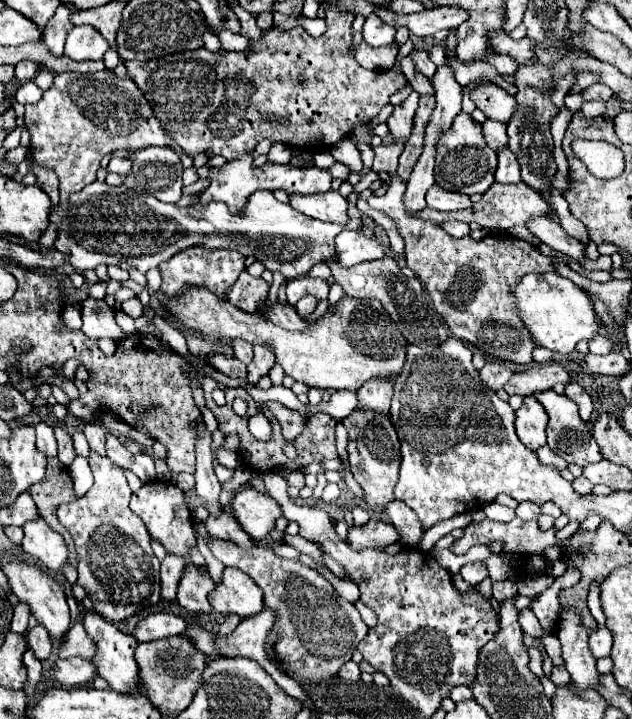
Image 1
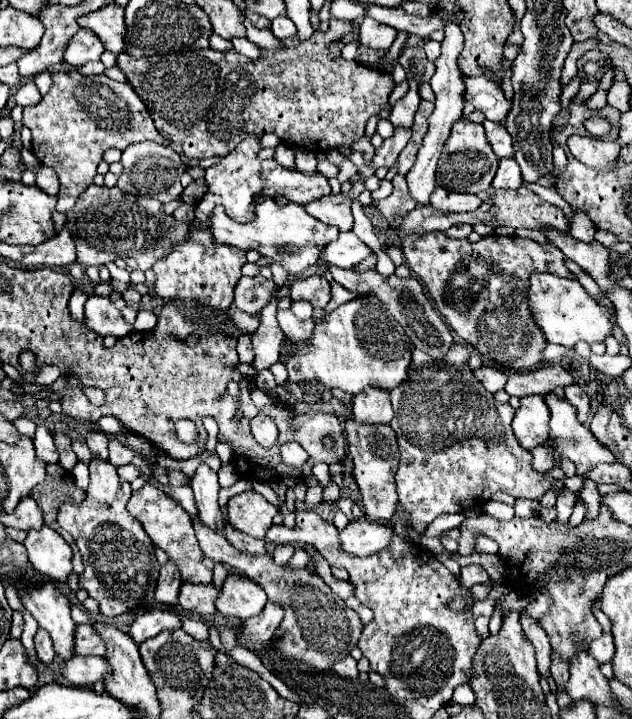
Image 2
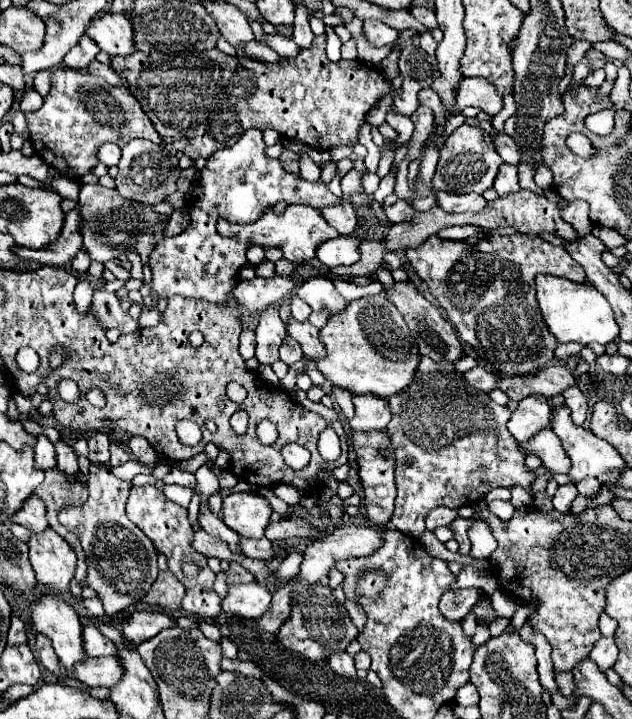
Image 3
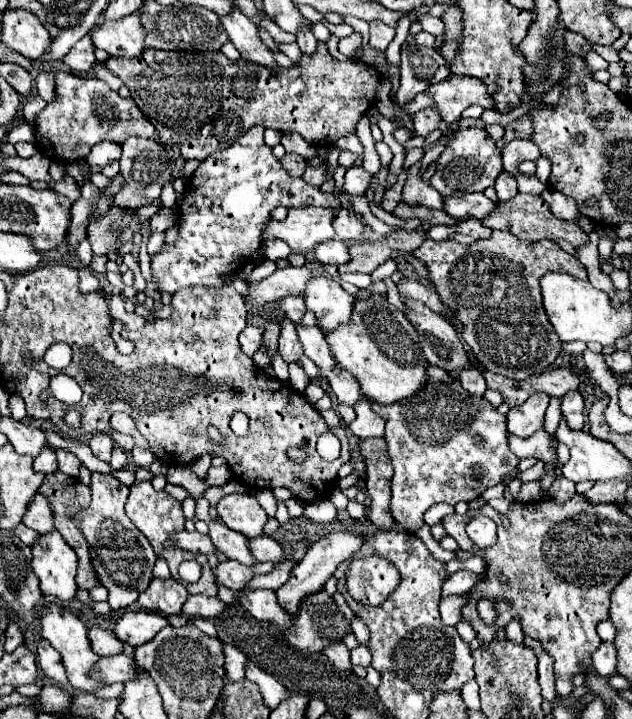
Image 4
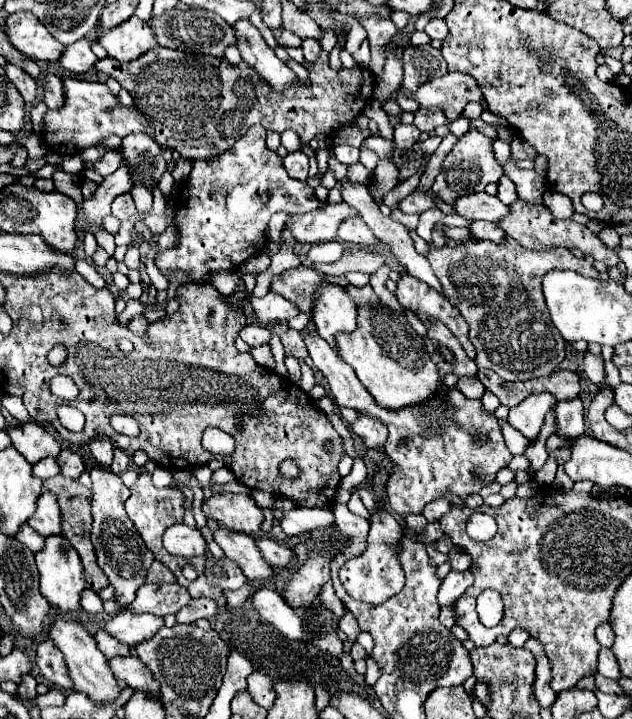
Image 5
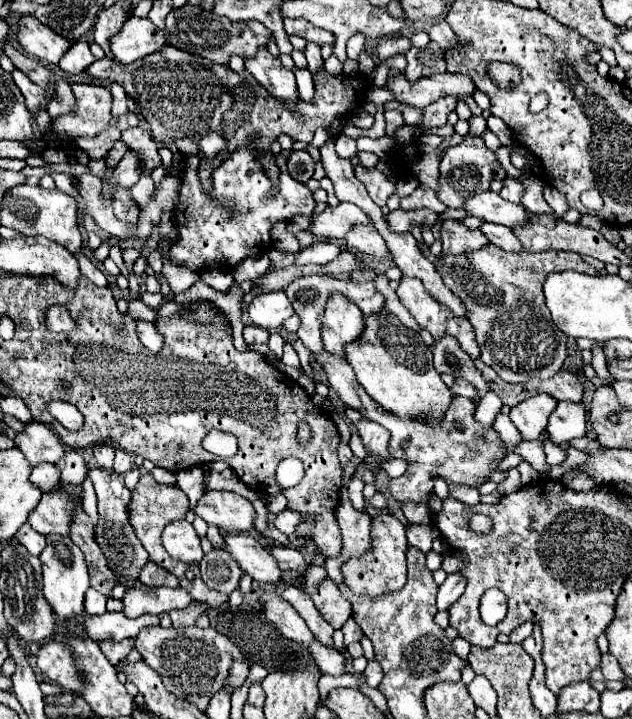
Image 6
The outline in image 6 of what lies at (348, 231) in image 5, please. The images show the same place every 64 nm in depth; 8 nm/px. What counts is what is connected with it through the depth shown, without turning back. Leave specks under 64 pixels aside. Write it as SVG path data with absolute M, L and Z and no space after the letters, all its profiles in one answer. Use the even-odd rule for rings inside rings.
M354 224L350 228L350 232L344 236L344 240L346 240L348 250L352 250L352 252L370 254L376 260L388 260L388 256L390 256L388 248L384 244L384 238L372 226Z

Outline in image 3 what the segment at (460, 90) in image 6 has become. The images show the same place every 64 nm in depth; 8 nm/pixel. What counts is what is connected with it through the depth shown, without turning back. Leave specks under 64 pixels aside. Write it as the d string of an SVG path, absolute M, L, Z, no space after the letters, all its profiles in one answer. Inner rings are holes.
M464 78L460 82L460 96L456 96L456 108L462 112L466 106L476 106L490 118L502 110L502 96L484 78Z

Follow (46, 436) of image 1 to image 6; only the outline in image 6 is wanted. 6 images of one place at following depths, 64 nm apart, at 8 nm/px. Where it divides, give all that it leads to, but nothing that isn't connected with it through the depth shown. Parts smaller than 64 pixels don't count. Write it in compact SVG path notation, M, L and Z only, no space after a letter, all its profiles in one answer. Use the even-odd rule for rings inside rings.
M44 462L44 464L38 464L34 470L32 470L32 476L30 480L42 490L42 492L50 492L50 490L56 490L56 480L60 478L60 470L50 464L50 462Z

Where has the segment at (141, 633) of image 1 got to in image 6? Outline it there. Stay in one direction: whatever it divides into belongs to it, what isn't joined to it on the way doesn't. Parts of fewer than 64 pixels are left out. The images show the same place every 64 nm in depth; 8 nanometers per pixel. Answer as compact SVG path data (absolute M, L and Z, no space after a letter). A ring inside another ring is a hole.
M106 612L102 616L86 616L86 636L92 640L134 640L142 628L158 626L160 618L144 614L140 618L126 618L122 612Z

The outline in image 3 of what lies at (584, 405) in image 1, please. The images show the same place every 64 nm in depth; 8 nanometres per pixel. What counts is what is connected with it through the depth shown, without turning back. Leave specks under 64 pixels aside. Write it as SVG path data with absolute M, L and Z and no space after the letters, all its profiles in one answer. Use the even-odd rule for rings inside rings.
M572 386L564 392L566 398L566 406L572 410L572 420L580 426L586 420L586 412L588 412L588 400L586 396L578 390L578 386Z

